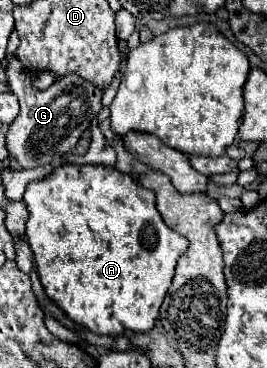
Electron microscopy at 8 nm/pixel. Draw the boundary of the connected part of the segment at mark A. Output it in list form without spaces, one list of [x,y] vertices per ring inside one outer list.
[[[64,163],[40,181],[32,181],[24,191],[28,207],[26,239],[34,251],[36,271],[52,301],[76,323],[98,335],[120,335],[124,329],[150,331],[158,309],[172,285],[178,257],[188,249],[188,241],[174,233],[160,217],[154,191],[144,189],[132,175],[104,165]]]

